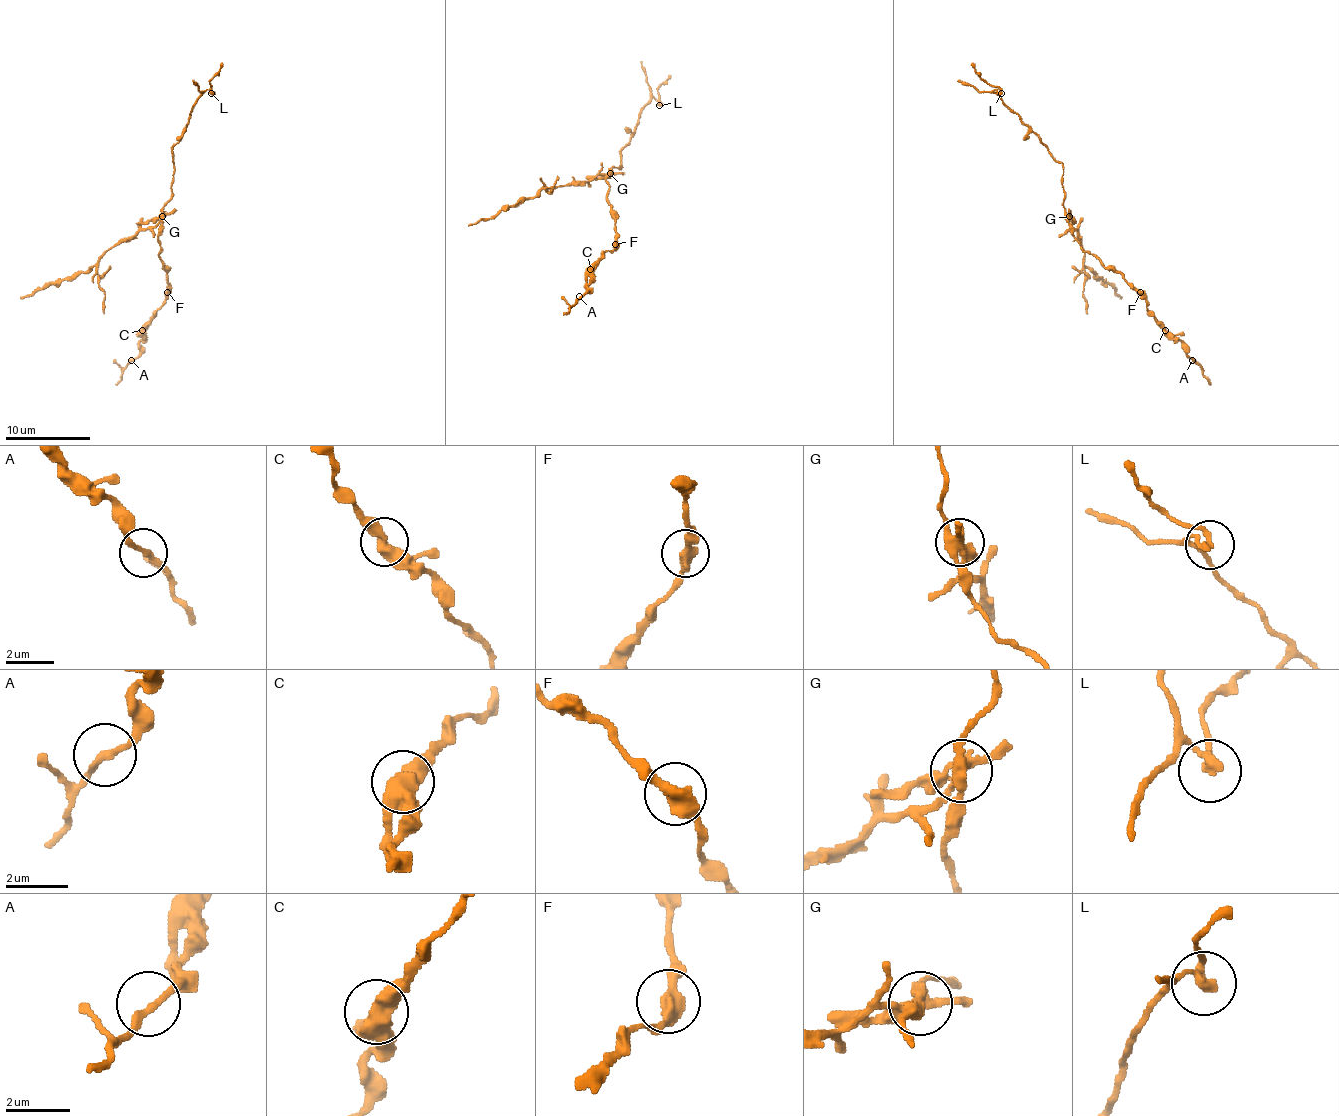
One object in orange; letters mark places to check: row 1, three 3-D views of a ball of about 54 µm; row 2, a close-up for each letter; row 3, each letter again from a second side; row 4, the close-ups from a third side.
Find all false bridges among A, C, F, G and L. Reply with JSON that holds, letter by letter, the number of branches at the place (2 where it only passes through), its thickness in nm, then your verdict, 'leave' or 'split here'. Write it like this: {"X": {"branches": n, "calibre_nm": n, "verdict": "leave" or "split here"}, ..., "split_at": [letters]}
{"A": {"branches": 2, "calibre_nm": 200, "verdict": "leave"}, "C": {"branches": 3, "calibre_nm": 440, "verdict": "leave"}, "F": {"branches": 2, "calibre_nm": 440, "verdict": "leave"}, "G": {"branches": 3, "calibre_nm": 360, "verdict": "split here"}, "L": {"branches": 2, "calibre_nm": 240, "verdict": "split here"}, "split_at": ["G", "L"]}

